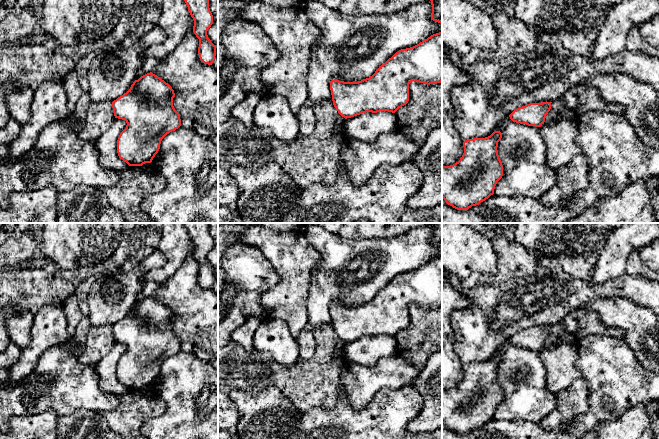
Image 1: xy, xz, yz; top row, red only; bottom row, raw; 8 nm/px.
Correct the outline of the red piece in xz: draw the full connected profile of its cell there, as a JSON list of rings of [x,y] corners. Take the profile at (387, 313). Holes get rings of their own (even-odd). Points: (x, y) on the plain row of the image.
[[[442,255],[431,259],[419,268],[401,273],[382,288],[369,302],[358,306],[344,306],[334,303],[330,306],[333,329],[338,337],[345,343],[362,337],[388,335],[395,337],[409,325],[409,308],[416,305],[423,308],[436,308],[442,306]]]

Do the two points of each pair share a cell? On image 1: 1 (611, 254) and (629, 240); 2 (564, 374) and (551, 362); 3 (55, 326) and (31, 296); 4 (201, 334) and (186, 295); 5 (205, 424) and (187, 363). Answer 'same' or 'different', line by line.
1: same
2: same
3: different
4: same
5: same

